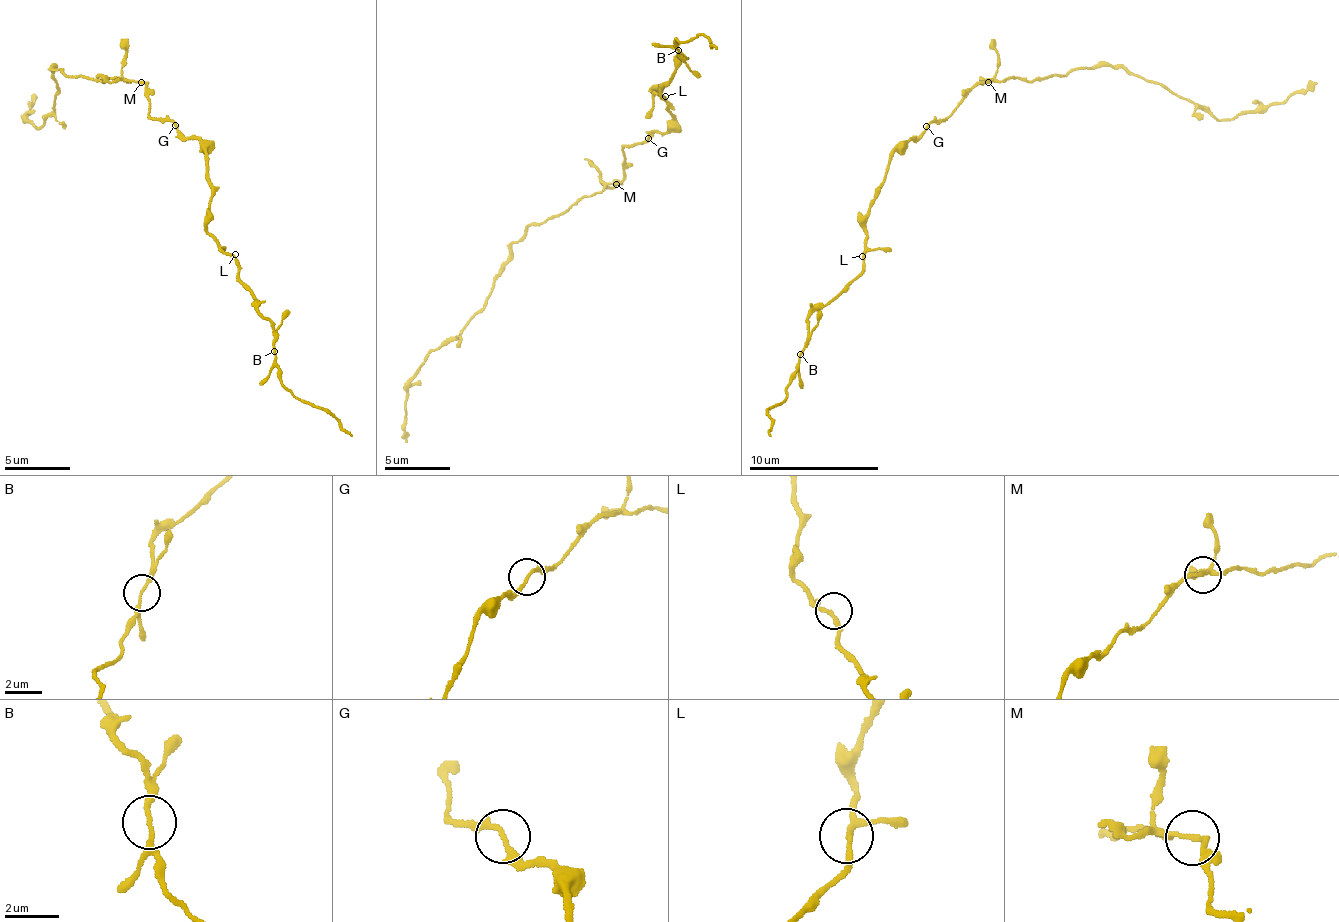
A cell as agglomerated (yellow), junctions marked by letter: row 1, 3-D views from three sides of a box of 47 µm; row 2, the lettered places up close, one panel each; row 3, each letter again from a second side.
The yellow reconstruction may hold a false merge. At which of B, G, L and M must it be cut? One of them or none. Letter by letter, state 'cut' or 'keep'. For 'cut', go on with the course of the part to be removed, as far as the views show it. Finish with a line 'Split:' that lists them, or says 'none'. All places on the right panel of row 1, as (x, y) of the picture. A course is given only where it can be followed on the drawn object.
B: keep
G: keep
L: keep
M: keep
Split: none

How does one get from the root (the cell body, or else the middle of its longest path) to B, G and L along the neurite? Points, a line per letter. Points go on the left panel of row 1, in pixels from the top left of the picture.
B: (157, 116), (200, 143), (211, 196), (207, 228), (271, 323), (274, 351)
G: (157, 116), (171, 119), (175, 125)
L: (157, 116), (171, 119), (186, 137), (197, 137), (205, 155), (211, 196), (207, 228), (220, 248), (235, 254)

